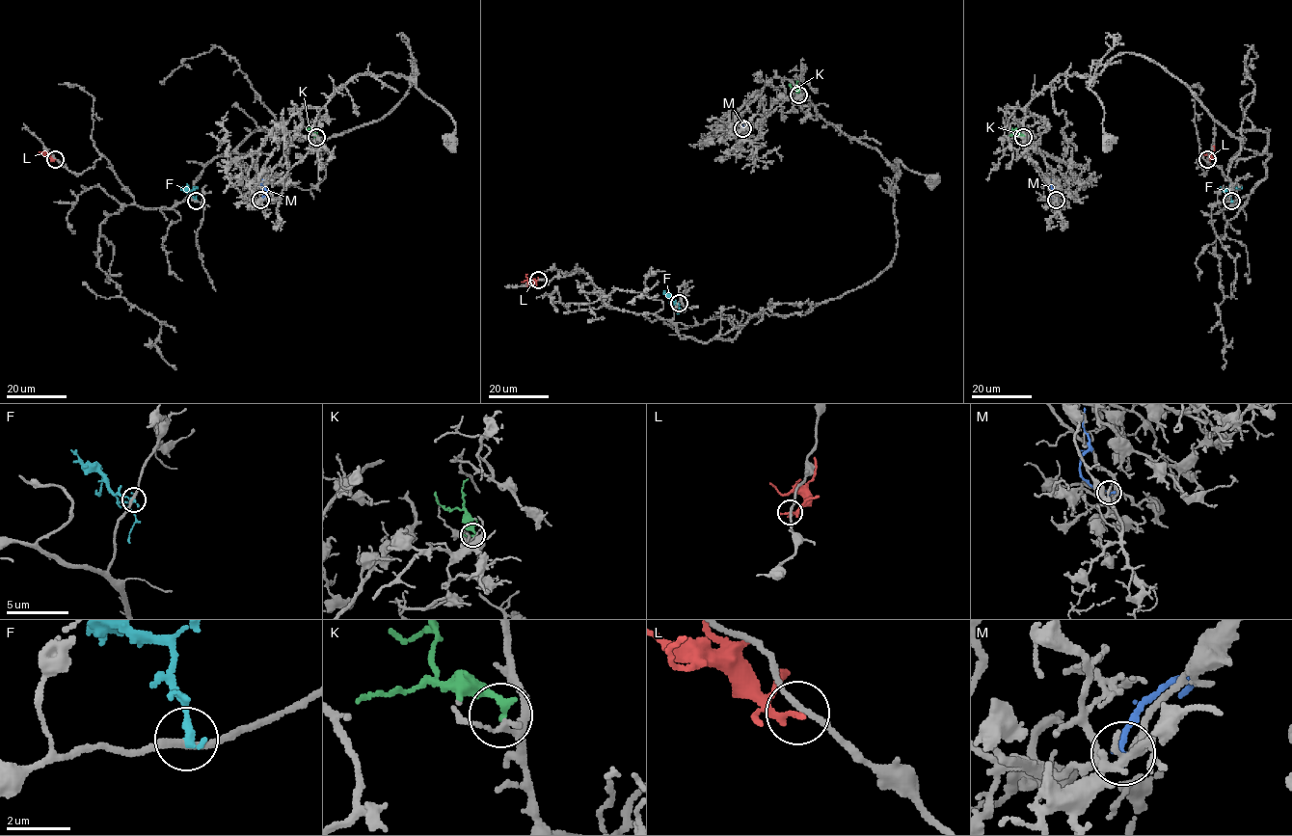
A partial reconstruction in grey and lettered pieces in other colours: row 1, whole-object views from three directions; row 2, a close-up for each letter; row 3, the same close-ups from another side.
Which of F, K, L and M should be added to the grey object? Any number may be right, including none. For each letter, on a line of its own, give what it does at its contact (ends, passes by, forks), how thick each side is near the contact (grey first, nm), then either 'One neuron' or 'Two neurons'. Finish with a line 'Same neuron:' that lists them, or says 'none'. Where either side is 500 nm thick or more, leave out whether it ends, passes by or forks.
F: It ends there. Thickness 200 nm (grey) against 300 nm. Two neurons
K: It ends there. Thickness 150 nm (grey) against 240 nm. Two neurons
L: It ends there. Thickness 180 nm (grey) against 200 nm. Two neurons
M: It ends there. Thickness 120 nm (grey) against 240 nm. Two neurons
Same neuron: none

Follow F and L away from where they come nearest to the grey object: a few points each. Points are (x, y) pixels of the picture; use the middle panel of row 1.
F: (679, 303), (673, 302), (678, 307), (678, 313)
L: (537, 279), (532, 283), (522, 283)

